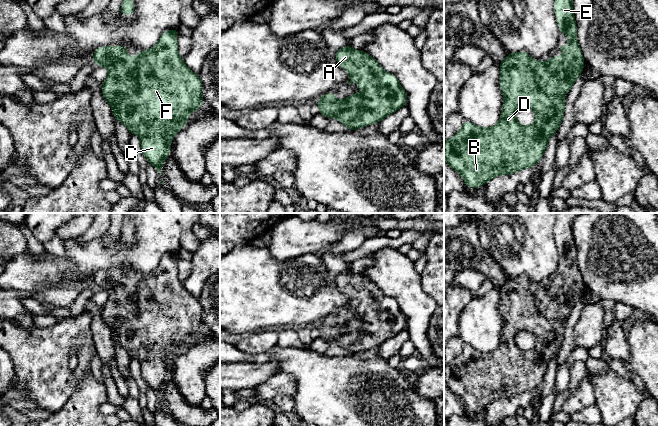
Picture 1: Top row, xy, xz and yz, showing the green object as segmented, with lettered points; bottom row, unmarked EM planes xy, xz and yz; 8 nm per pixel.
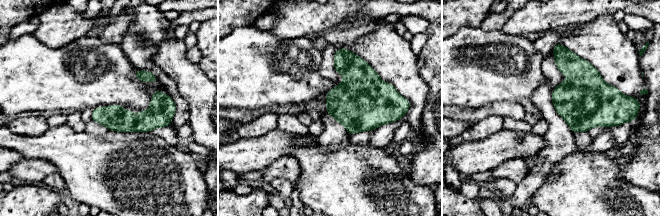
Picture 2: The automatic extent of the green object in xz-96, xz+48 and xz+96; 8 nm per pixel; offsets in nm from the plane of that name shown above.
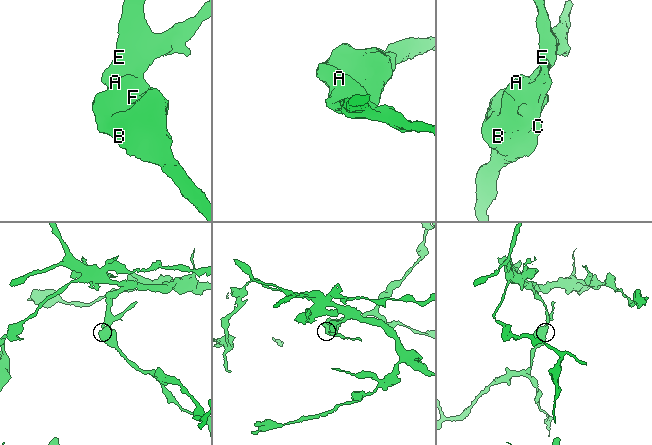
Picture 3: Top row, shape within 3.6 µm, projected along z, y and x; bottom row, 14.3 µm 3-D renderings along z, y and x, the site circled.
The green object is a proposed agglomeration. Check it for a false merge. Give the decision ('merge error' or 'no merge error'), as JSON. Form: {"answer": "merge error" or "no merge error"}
{"answer": "no merge error"}

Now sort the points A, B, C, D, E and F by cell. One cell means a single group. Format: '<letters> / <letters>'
A B C D E F

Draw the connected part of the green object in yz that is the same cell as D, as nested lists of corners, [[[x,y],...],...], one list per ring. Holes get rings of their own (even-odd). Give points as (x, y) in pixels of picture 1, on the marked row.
[[[555,0],[554,11],[560,31],[570,38],[566,48],[558,45],[564,54],[550,57],[545,63],[531,58],[526,51],[508,54],[499,64],[504,103],[498,123],[491,128],[481,128],[465,120],[462,129],[444,142],[444,159],[461,174],[468,187],[477,188],[494,177],[510,175],[536,165],[562,122],[565,108],[563,95],[568,94],[574,82],[580,78],[585,60],[576,37],[572,0]],[[520,107],[529,107],[536,113],[531,126],[524,127],[518,123],[516,111]]]

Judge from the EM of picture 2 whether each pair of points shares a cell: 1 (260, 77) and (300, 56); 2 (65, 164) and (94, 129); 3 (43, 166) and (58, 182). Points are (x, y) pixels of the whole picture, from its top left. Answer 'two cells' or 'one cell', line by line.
1: one cell
2: two cells
3: two cells

